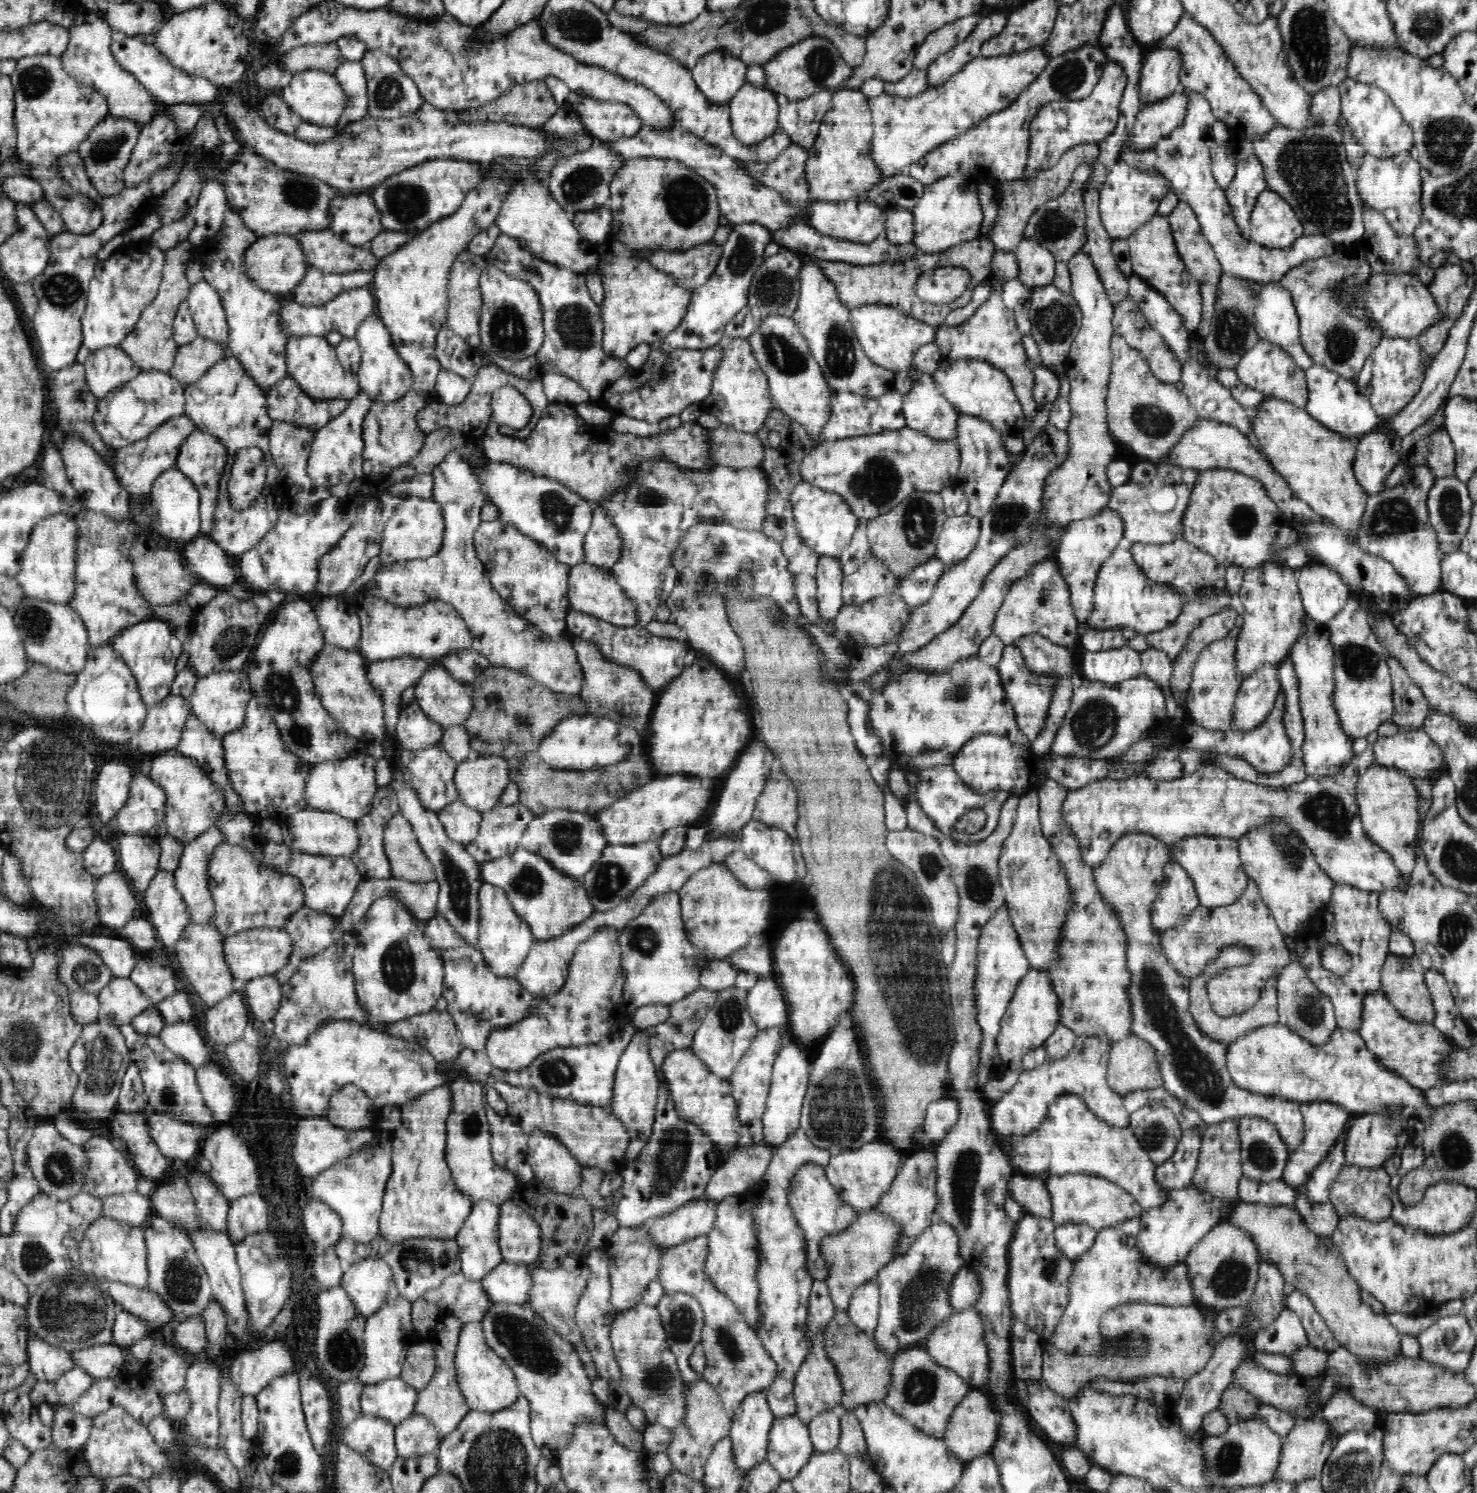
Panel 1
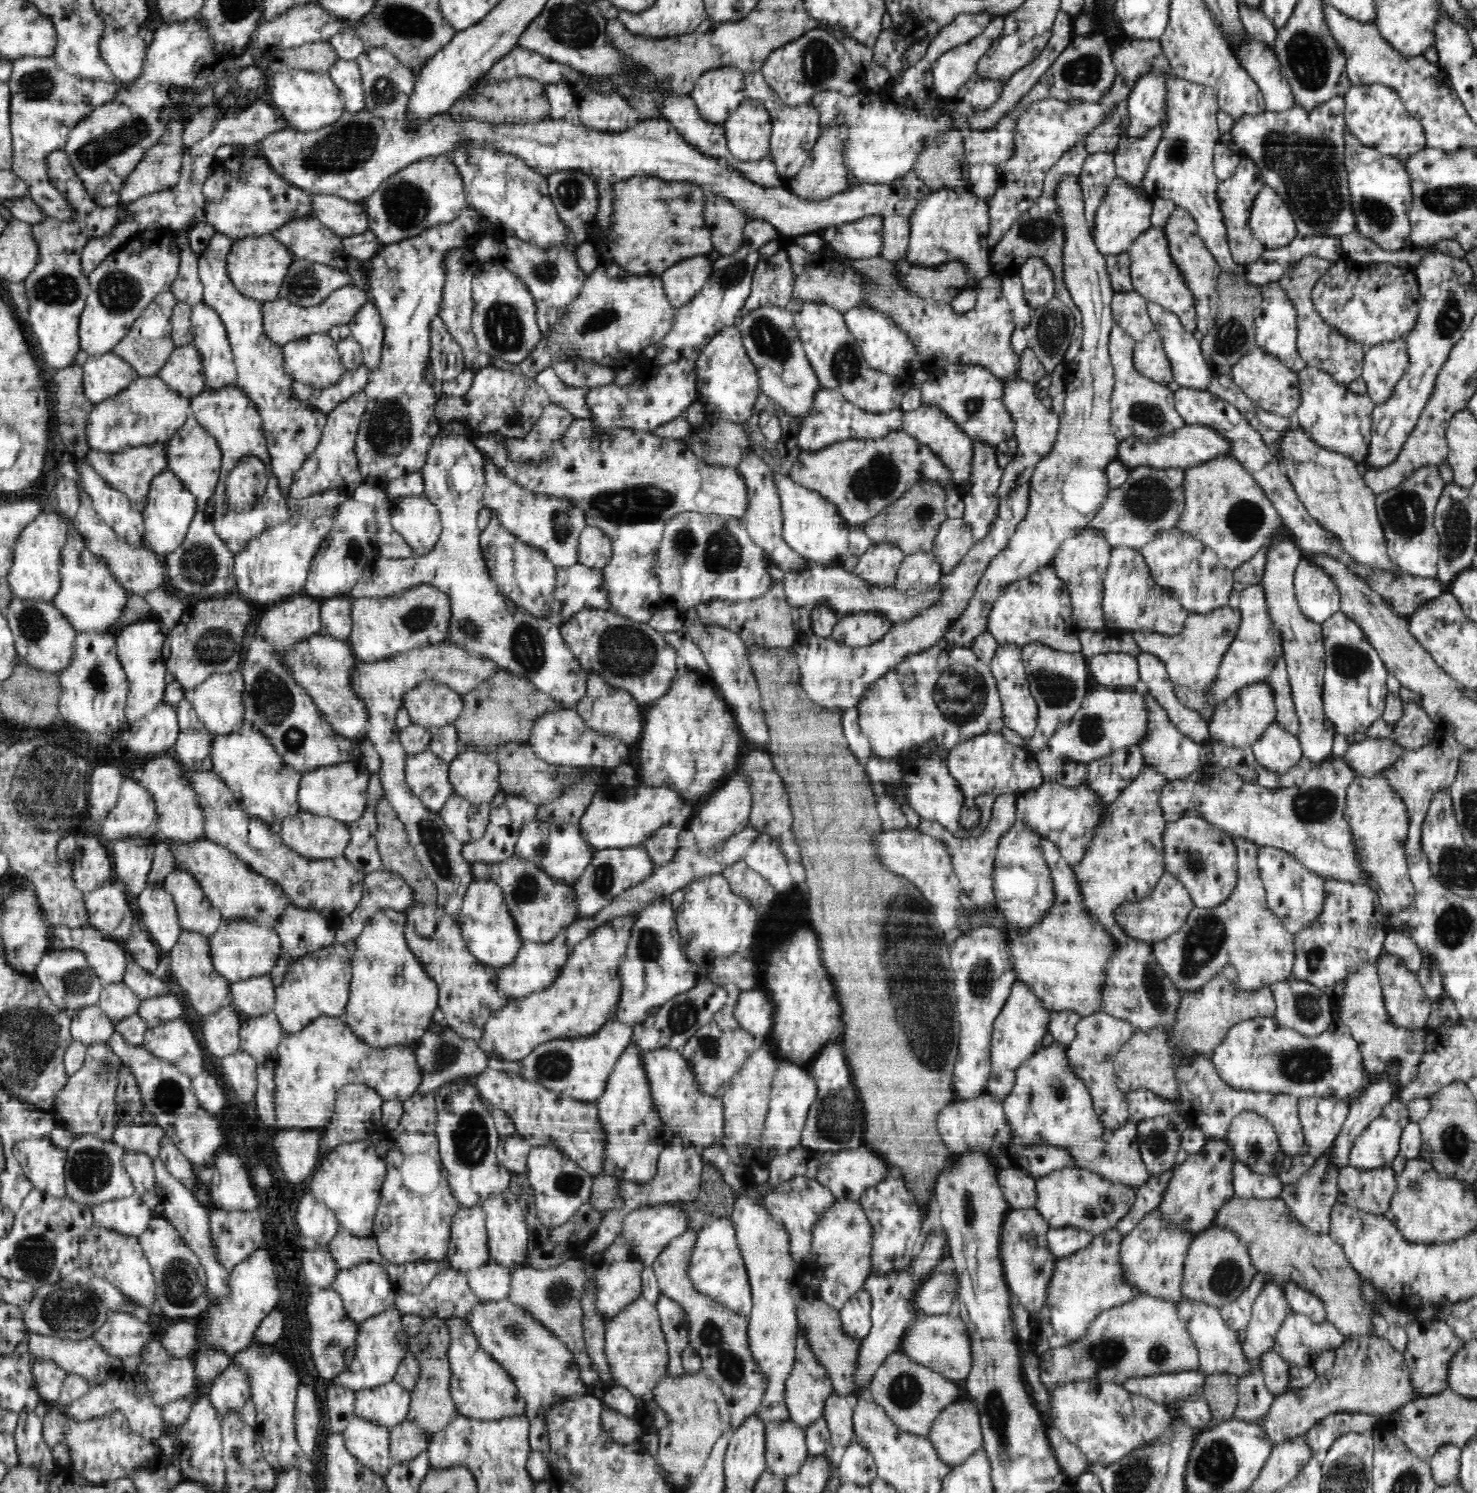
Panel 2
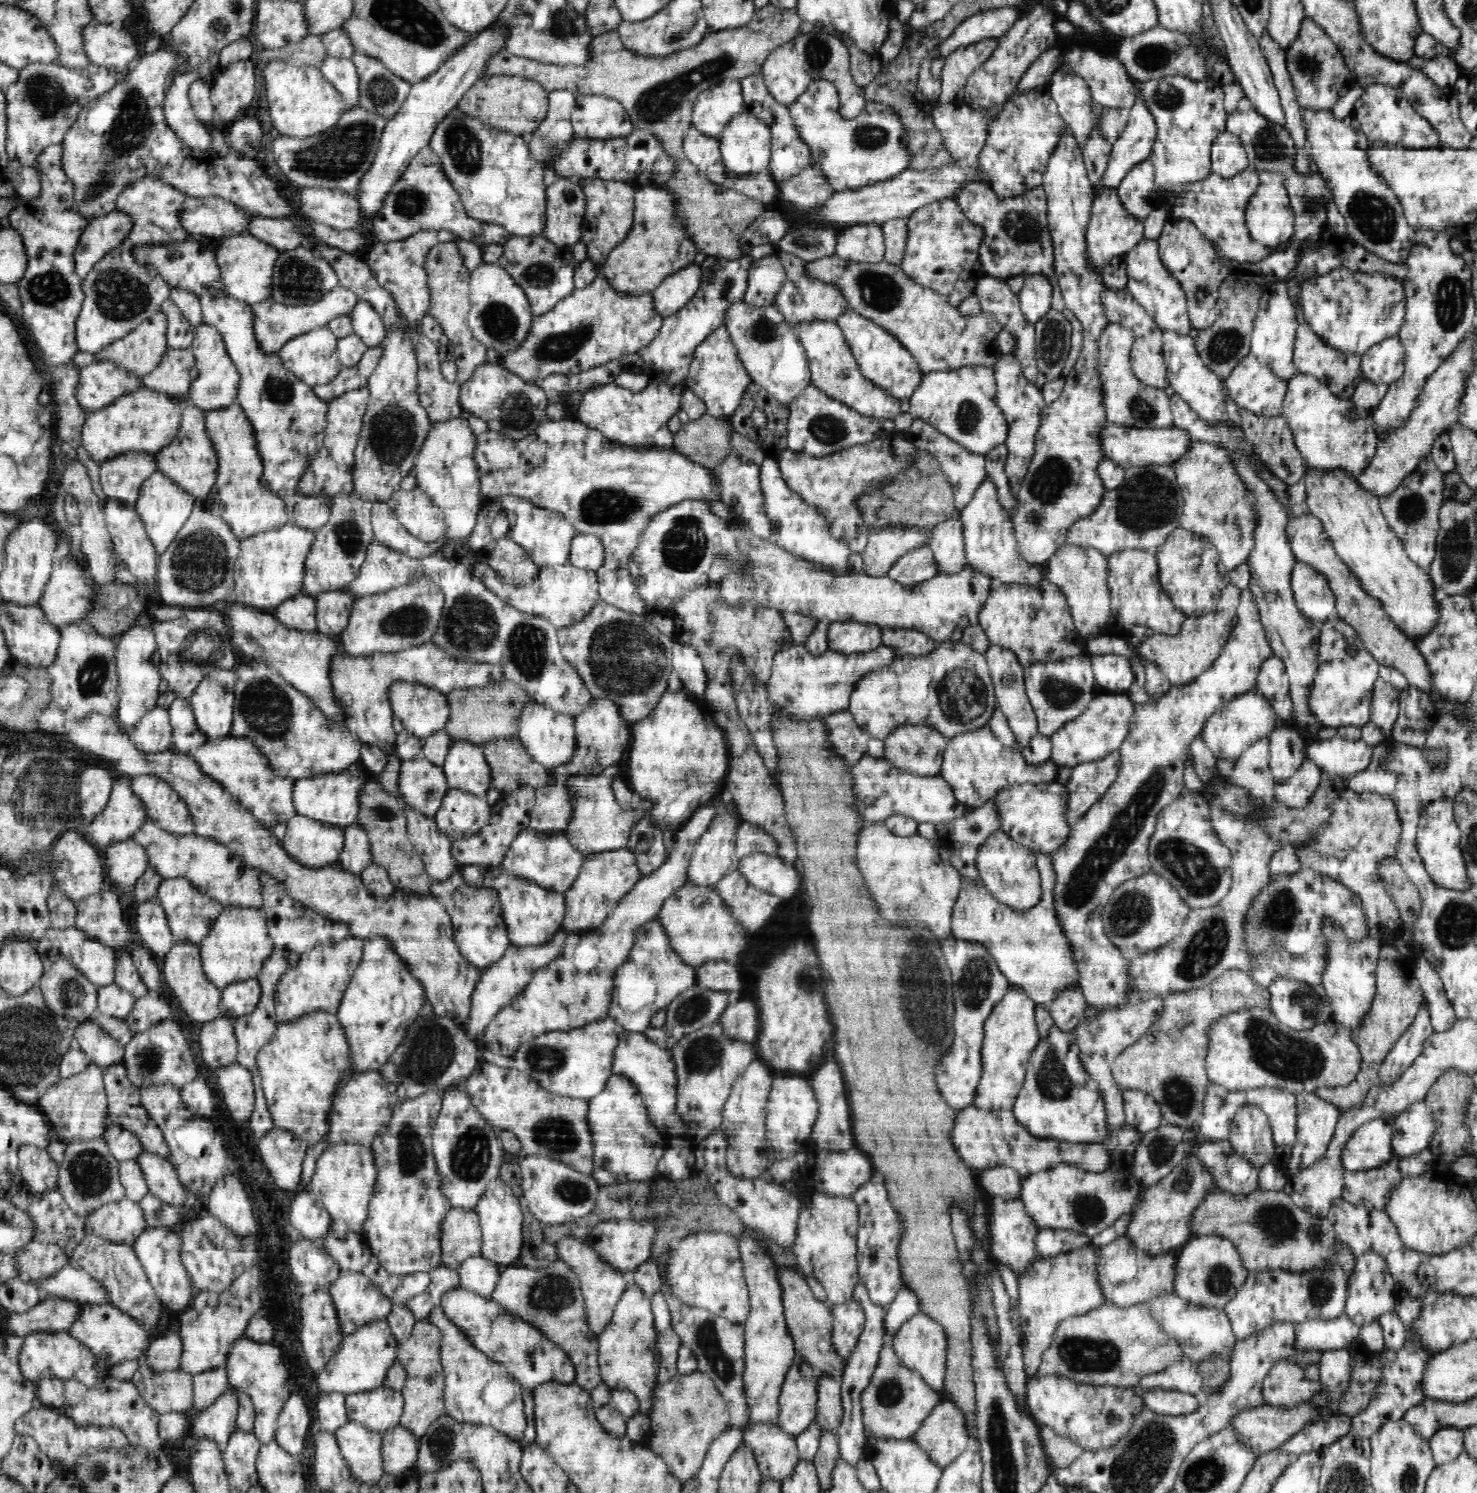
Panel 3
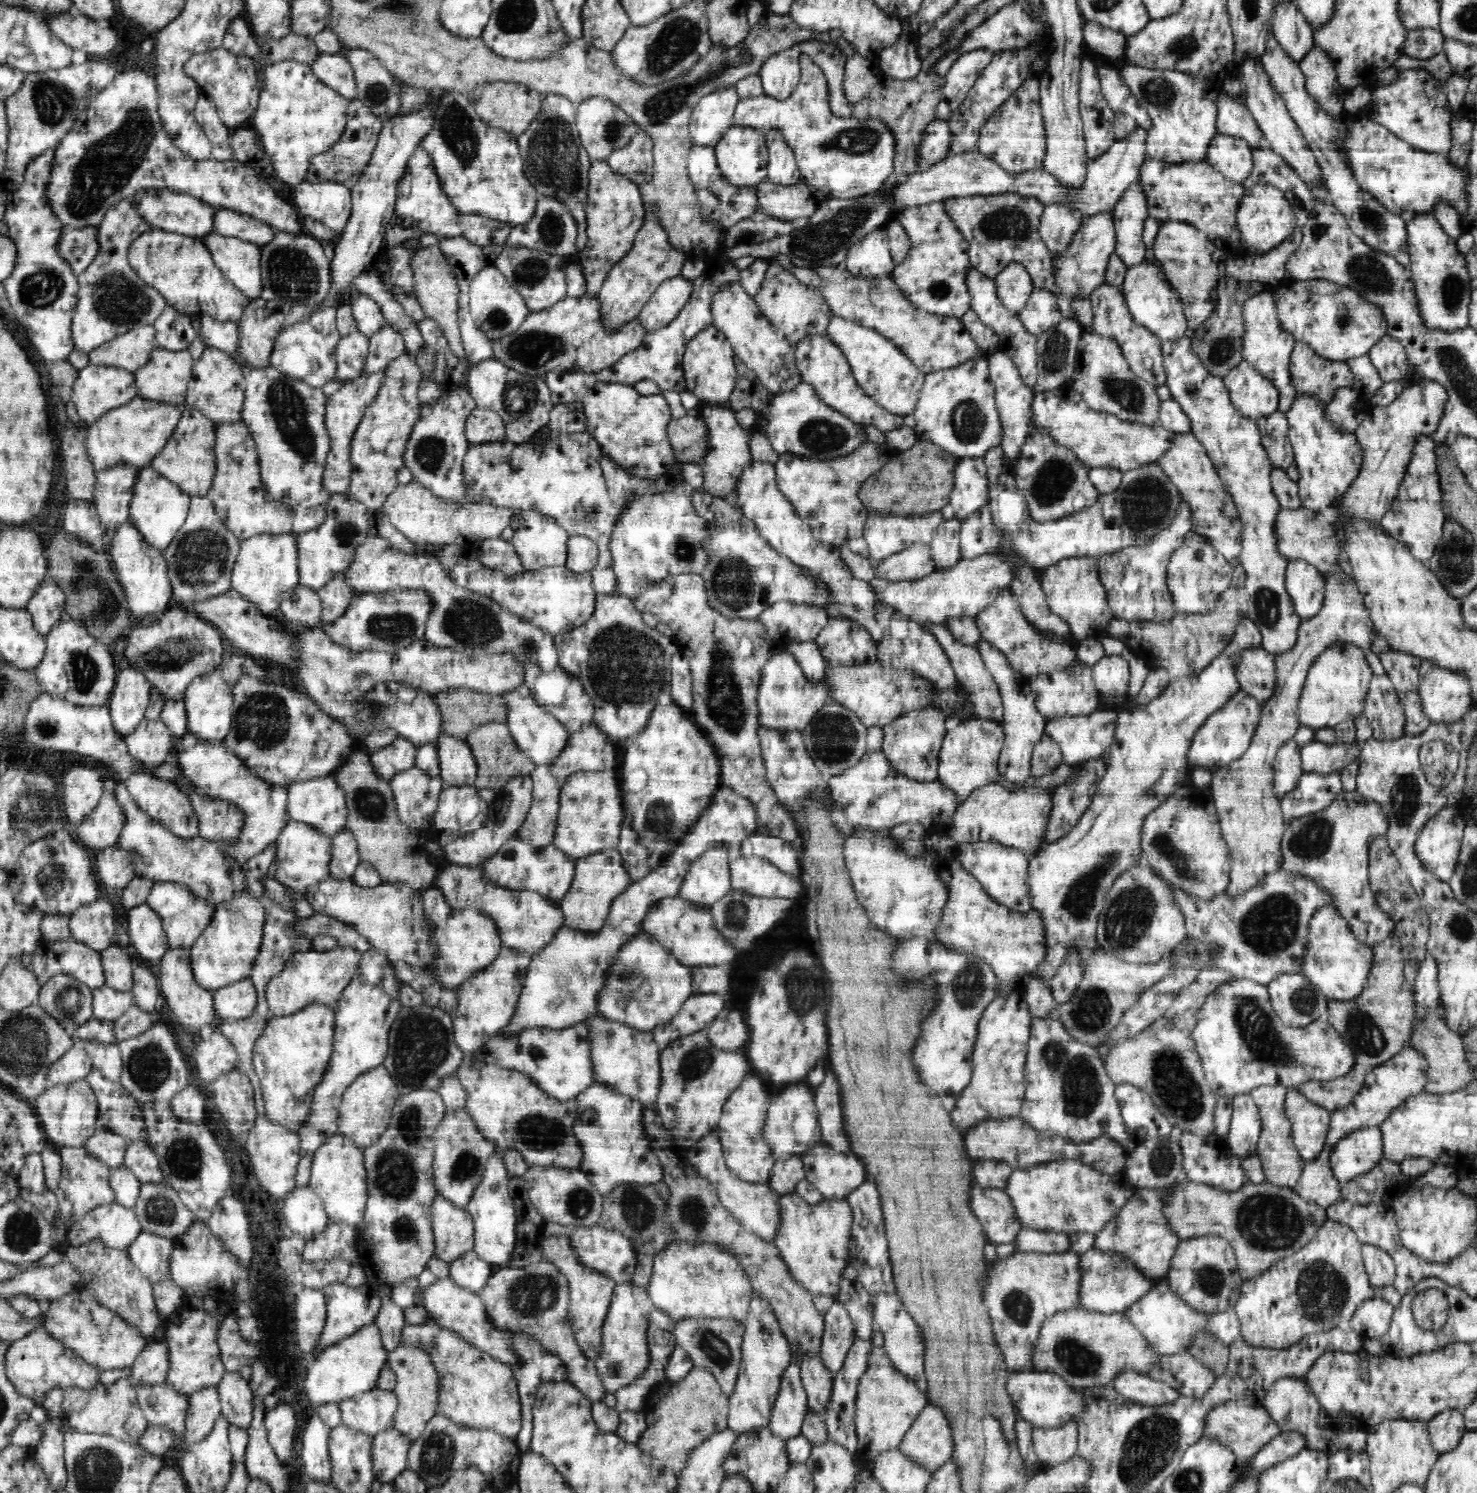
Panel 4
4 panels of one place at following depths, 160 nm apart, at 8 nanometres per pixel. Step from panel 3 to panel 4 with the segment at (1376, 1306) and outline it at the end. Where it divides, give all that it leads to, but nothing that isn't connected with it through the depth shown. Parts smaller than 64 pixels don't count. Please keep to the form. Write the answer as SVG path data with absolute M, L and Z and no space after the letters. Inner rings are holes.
M1362 1245L1361 1253L1370 1286L1392 1286L1395 1281L1395 1262L1393 1258L1374 1245Z

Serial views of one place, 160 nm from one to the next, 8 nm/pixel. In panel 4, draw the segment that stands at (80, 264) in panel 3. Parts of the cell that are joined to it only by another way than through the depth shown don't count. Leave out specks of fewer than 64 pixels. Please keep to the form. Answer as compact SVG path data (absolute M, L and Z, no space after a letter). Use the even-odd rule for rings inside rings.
M99 227L66 228L57 244L59 256L71 266L73 273L82 274L99 252Z

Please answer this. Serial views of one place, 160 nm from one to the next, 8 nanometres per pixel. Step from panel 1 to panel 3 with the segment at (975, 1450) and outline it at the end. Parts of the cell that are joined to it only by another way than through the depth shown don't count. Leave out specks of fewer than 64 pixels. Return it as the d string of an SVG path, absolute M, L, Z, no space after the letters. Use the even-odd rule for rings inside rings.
M944 1400L924 1420L914 1441L926 1451L930 1461L941 1469L949 1466L962 1452L974 1447L966 1426L966 1417L954 1403Z

